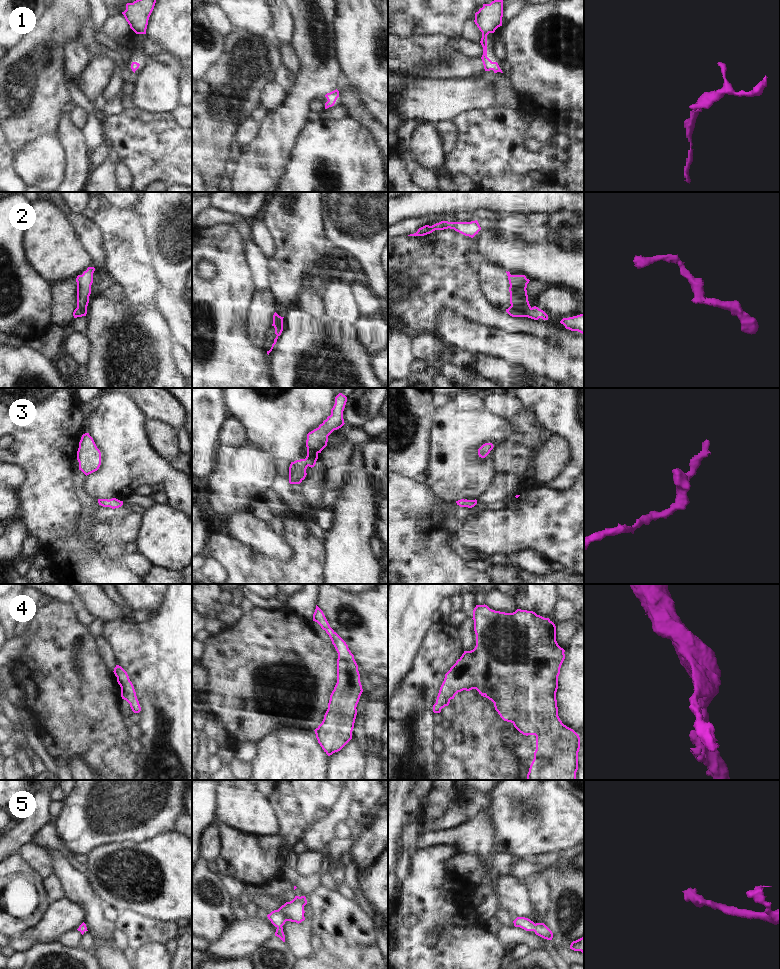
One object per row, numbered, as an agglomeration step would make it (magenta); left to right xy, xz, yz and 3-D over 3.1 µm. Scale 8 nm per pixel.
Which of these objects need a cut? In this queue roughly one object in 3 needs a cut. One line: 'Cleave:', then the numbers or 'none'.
Cleave: none.

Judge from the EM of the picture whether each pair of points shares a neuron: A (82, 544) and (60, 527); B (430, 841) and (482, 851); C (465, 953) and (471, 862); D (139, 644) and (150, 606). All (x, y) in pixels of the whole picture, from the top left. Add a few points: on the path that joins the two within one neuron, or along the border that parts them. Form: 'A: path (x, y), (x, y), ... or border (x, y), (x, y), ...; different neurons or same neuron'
A: border (77, 523), (69, 535), (57, 540), (50, 547); different neurons
B: path (443, 838), (469, 838); same neuron
C: border (450, 858), (446, 863), (446, 867), (459, 881); different neurons
D: border (155, 613), (152, 616); different neurons

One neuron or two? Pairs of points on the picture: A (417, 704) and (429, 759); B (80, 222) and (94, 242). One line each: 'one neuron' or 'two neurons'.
A: one neuron
B: one neuron

